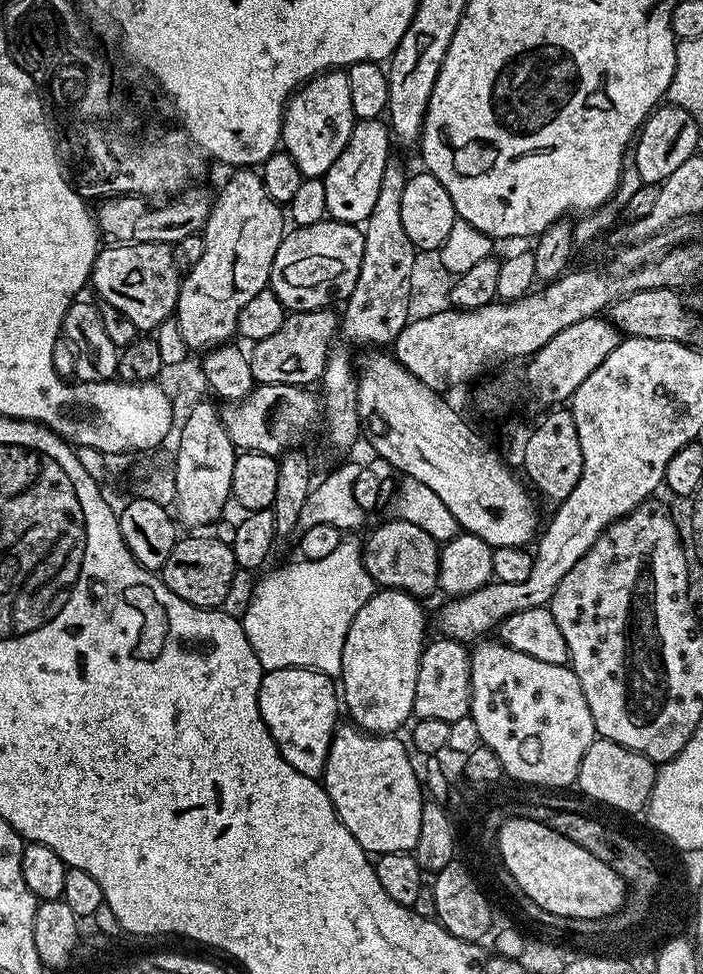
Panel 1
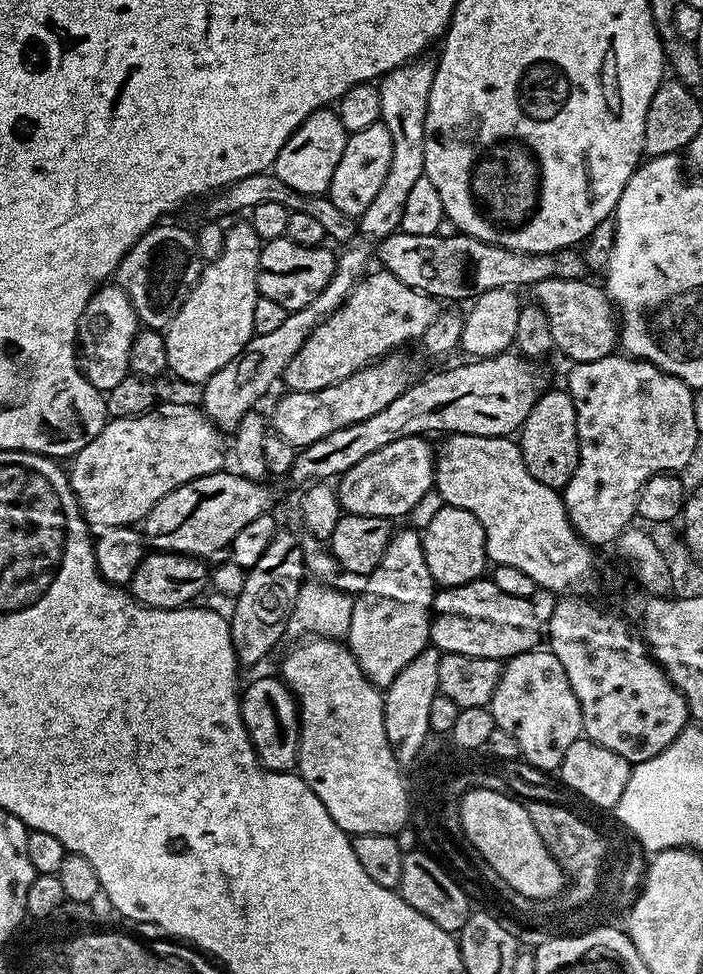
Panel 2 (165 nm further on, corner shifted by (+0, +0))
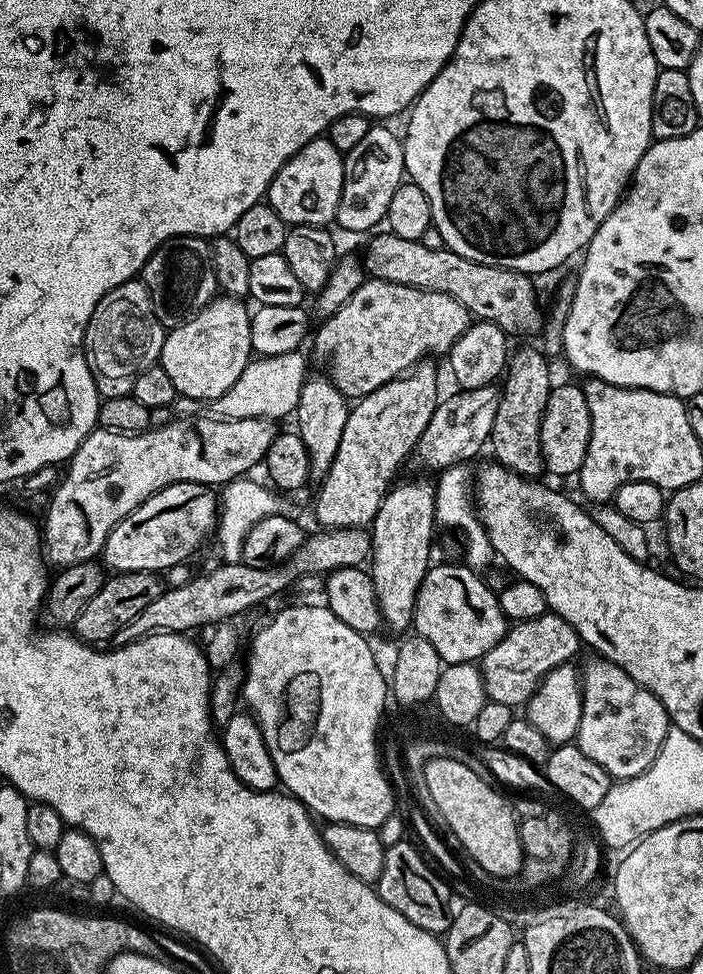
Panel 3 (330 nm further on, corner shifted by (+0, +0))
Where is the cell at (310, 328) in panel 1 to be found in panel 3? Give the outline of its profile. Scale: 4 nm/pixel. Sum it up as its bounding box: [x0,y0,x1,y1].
[314,278,470,398]

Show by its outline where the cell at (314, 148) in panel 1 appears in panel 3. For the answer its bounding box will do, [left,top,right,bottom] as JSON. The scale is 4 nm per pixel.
[266,138,344,228]

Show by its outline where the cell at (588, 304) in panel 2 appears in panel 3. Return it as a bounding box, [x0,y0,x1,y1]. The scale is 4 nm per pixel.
[362,230,542,334]

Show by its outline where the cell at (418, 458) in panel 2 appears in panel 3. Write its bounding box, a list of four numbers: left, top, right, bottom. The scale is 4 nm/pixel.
[416,383,502,472]

